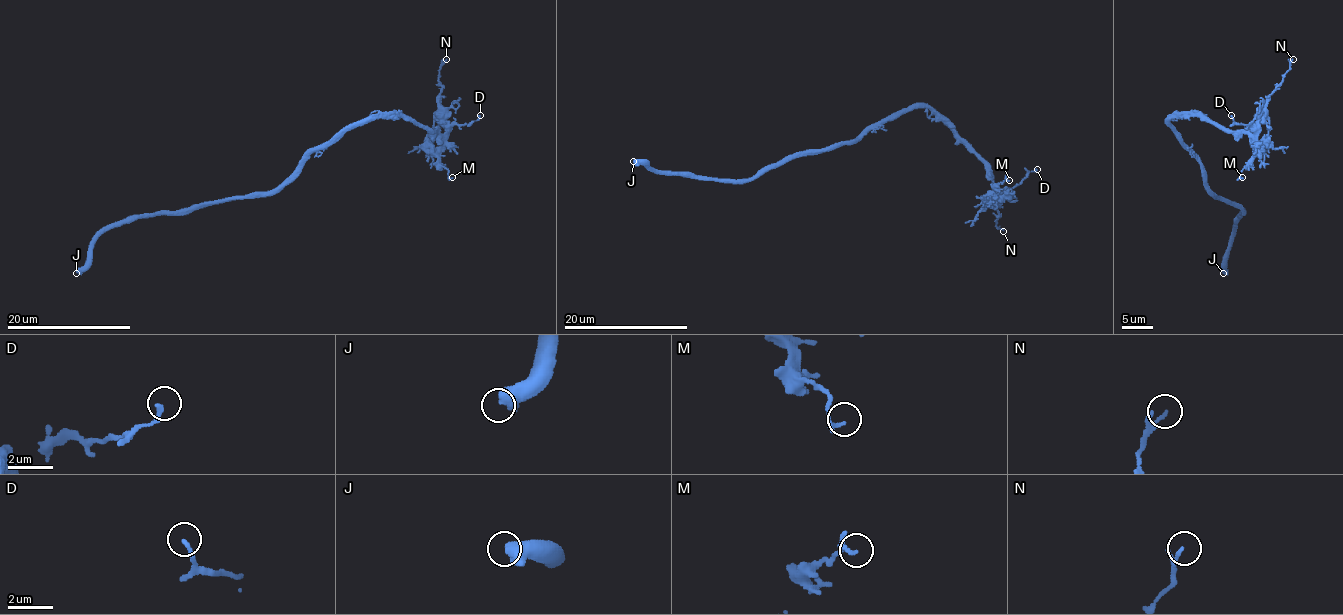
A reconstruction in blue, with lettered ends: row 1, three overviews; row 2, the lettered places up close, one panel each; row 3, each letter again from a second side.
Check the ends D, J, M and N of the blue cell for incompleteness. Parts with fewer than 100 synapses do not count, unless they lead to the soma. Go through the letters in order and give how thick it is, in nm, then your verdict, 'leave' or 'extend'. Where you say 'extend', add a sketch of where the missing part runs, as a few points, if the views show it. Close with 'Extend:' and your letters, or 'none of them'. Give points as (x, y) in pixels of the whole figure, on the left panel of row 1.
D: 180 nm | leave
J: 600 nm | extend
M: 110 nm | leave
N: 90 nm | leave
Extend: J

